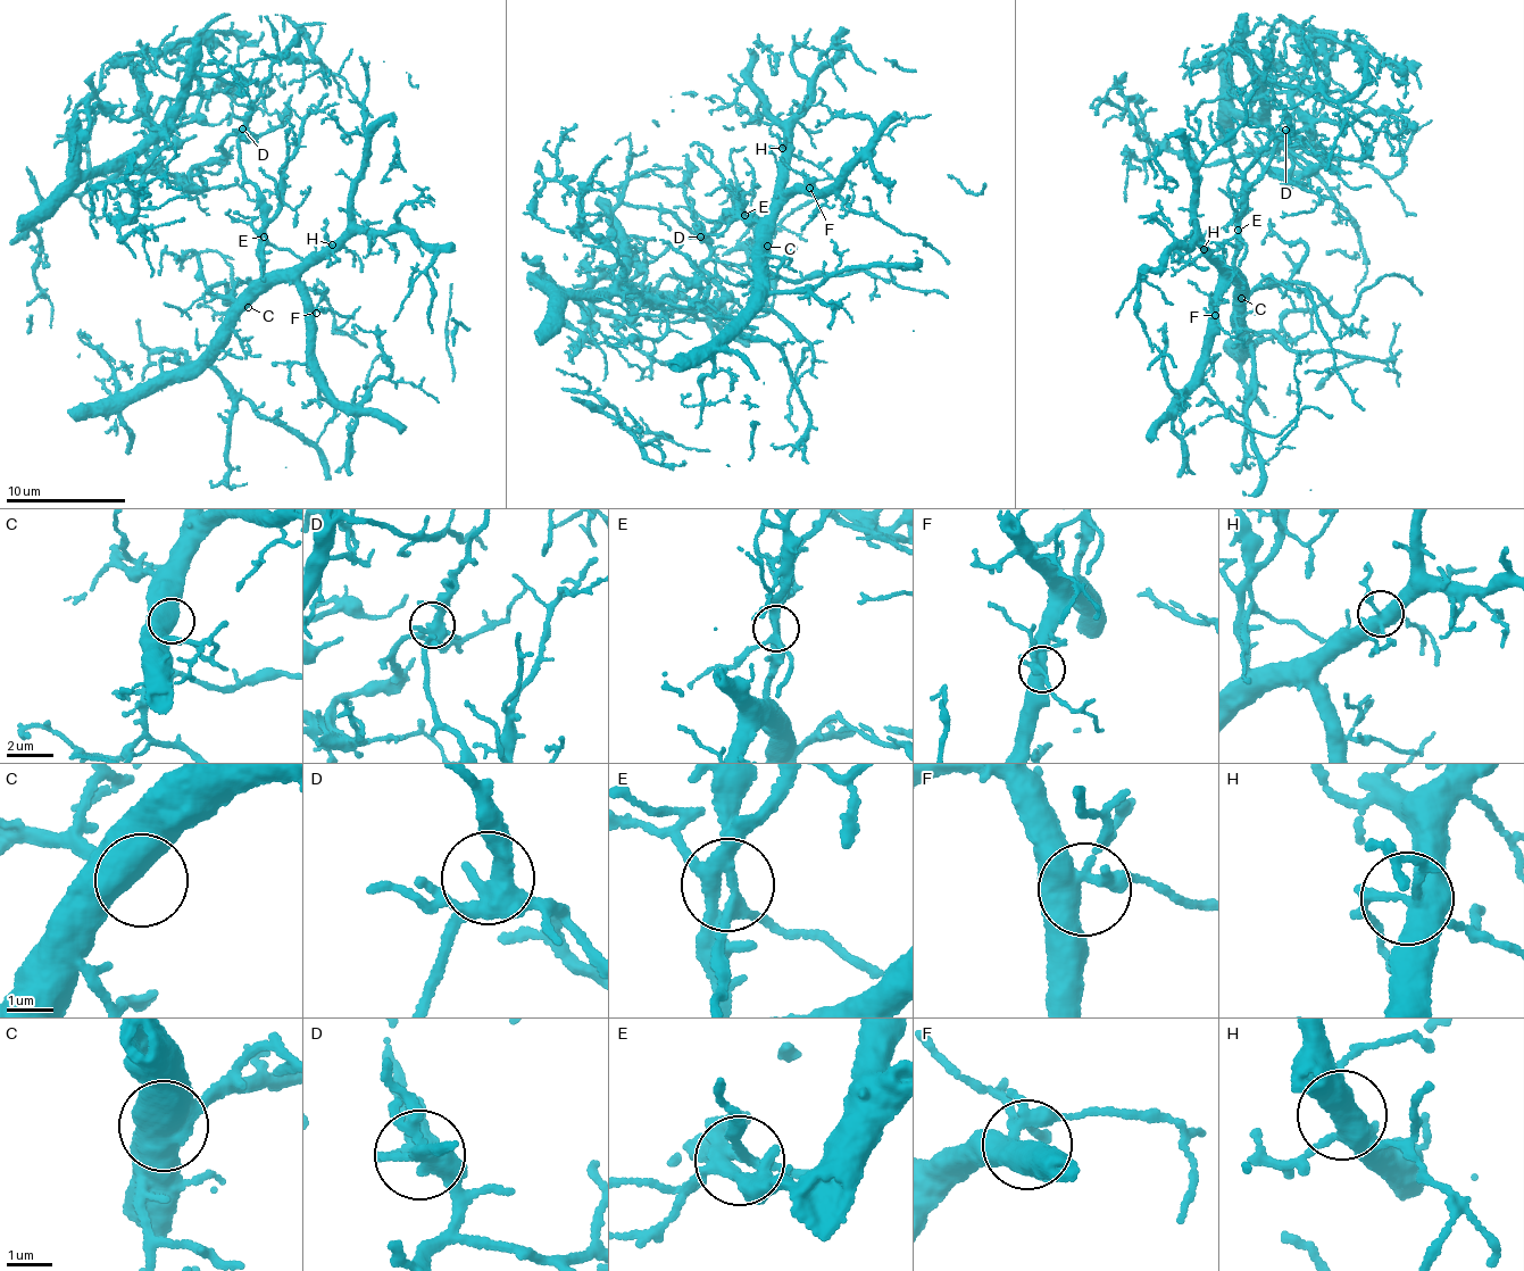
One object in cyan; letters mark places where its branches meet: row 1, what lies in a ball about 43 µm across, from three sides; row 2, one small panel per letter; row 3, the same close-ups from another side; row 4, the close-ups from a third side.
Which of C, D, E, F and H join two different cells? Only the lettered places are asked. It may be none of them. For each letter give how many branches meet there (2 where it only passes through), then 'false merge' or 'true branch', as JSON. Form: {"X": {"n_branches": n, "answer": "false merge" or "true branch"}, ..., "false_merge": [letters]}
{"C": {"n_branches": 2, "answer": "true branch"}, "D": {"n_branches": 5, "answer": "true branch"}, "E": {"n_branches": 6, "answer": "false merge"}, "F": {"n_branches": 5, "answer": "true branch"}, "H": {"n_branches": 5, "answer": "true branch"}, "false_merge": ["E"]}

